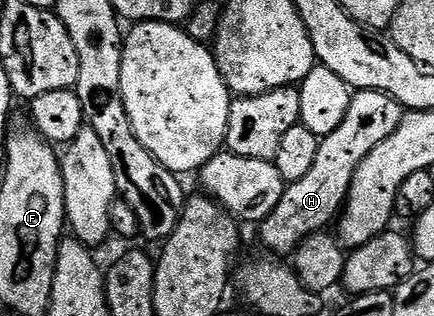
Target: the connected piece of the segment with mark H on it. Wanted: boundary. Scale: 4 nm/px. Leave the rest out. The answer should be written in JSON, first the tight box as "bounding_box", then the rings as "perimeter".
{"bounding_box":[257,89,403,255],"perimeter":[[[371,89],[357,90],[348,103],[344,123],[340,123],[332,135],[319,140],[316,163],[312,163],[308,175],[289,182],[280,203],[276,203],[276,207],[272,207],[272,211],[257,226],[263,247],[274,253],[290,255],[305,237],[325,230],[326,224],[335,220],[345,202],[356,167],[360,167],[360,163],[364,163],[368,154],[376,151],[376,147],[380,147],[380,143],[384,143],[392,131],[396,131],[402,122],[403,112],[402,105],[387,93]]]}

